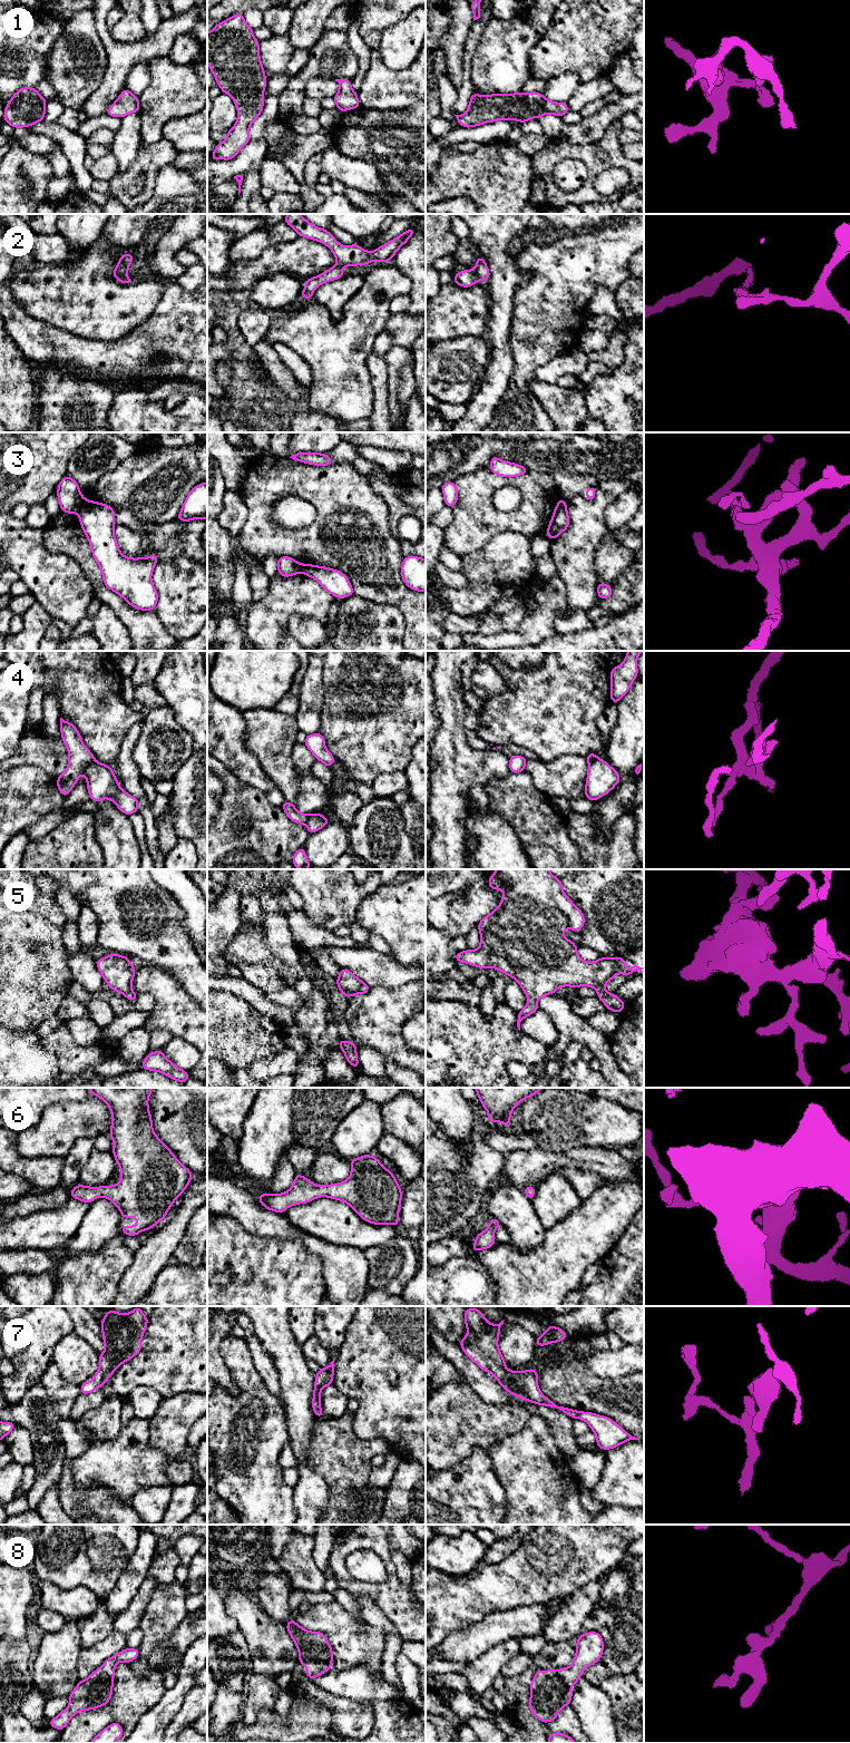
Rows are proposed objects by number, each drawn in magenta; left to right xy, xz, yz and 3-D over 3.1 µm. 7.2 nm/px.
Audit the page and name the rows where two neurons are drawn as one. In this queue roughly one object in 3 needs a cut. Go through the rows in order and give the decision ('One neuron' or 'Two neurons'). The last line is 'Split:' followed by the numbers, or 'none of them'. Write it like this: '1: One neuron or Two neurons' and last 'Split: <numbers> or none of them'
1: One neuron
2: Two neurons
3: Two neurons
4: Two neurons
5: One neuron
6: One neuron
7: One neuron
8: One neuron
Split: 2, 3, 4

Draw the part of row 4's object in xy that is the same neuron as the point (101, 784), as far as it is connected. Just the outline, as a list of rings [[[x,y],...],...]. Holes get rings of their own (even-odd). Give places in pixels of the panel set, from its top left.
[[[95,760],[85,769],[85,778],[92,801],[110,799],[127,816],[138,812],[139,799],[121,789],[113,767]]]

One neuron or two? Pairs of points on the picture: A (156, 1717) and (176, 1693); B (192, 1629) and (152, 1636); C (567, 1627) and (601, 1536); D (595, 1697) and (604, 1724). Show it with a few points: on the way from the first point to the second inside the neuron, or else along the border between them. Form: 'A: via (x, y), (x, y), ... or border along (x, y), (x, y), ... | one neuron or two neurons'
A: via (162, 1712), (173, 1698) | one neuron
B: border along (188, 1614), (174, 1633), (155, 1651) | two neurons
C: border along (606, 1574), (582, 1585), (565, 1597) | two neurons
D: via (595, 1704), (597, 1717) | one neuron

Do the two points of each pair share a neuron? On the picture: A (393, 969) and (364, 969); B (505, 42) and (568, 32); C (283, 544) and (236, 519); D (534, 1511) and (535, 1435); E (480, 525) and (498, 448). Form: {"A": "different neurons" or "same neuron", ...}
{"A": "same neuron", "B": "different neurons", "C": "different neurons", "D": "same neuron", "E": "different neurons"}

